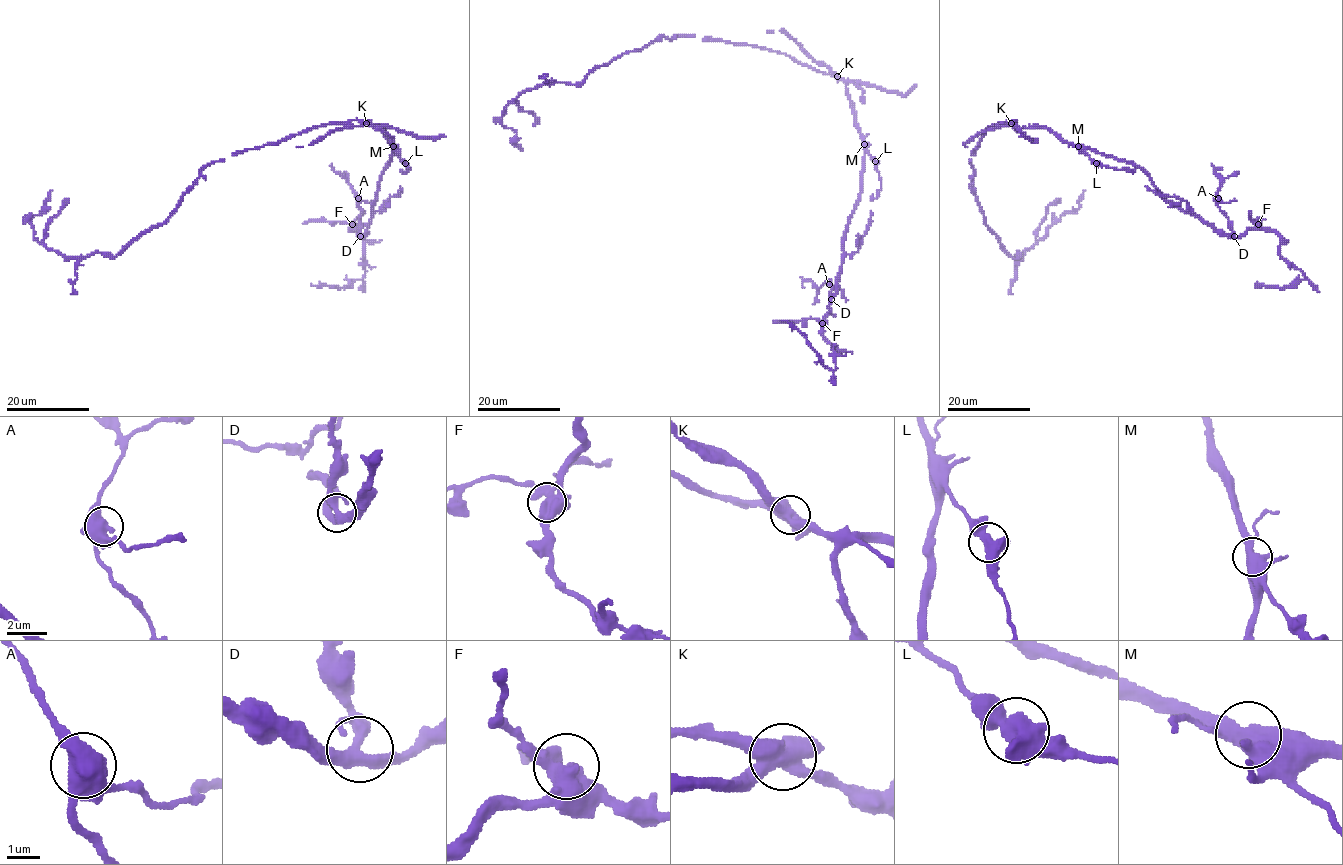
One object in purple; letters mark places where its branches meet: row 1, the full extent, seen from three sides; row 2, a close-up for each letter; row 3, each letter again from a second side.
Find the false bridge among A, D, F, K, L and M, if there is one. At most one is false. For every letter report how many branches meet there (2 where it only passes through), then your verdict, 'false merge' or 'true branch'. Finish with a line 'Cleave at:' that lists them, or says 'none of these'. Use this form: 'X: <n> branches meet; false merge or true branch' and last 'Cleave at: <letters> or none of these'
A: 4 branches meet; true branch
D: 4 branches meet; true branch
F: 4 branches meet; true branch
K: 4 branches meet; false merge
L: 4 branches meet; true branch
M: 4 branches meet; true branch
Cleave at: K

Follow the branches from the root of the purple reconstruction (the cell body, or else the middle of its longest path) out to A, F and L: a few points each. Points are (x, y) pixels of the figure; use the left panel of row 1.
A: (349, 120), (381, 126), (393, 145), (362, 236), (358, 198)
F: (349, 120), (381, 126), (393, 145), (366, 232), (360, 237), (352, 224)
L: (349, 120), (364, 120), (376, 128), (381, 126), (392, 149), (405, 163)

